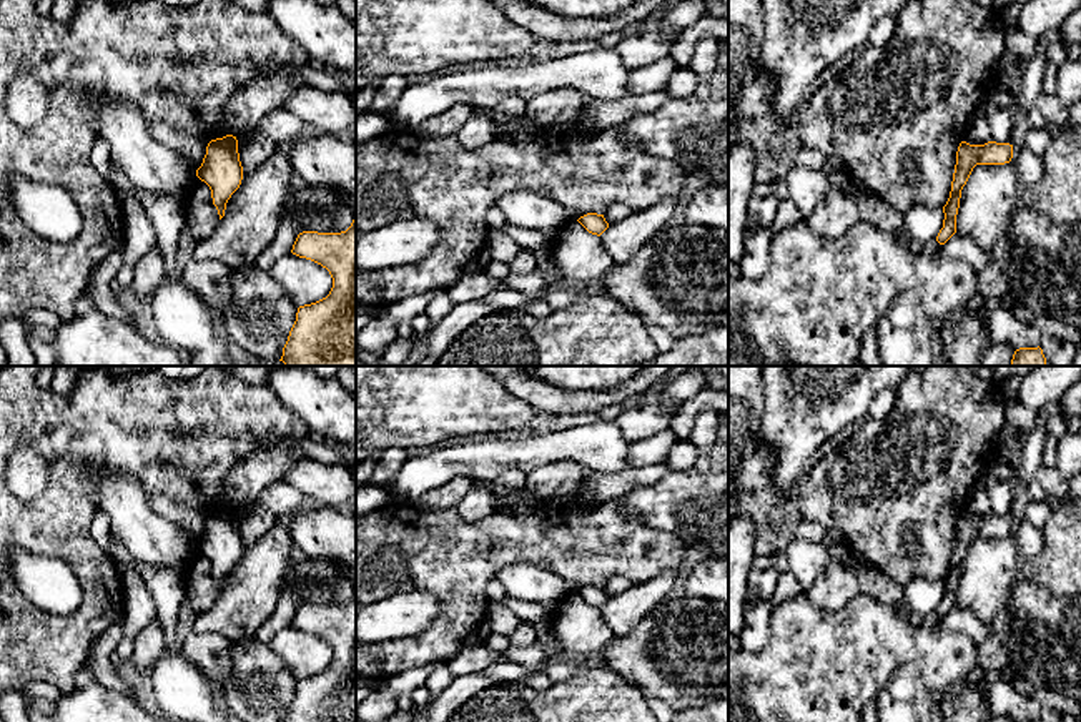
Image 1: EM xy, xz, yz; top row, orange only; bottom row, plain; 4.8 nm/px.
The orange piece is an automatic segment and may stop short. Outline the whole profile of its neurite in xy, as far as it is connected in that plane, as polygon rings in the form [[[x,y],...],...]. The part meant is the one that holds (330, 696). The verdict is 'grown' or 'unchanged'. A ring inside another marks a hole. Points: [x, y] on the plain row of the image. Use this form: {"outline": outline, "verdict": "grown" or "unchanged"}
{"outline": [[[356,582],[346,604],[303,604],[291,626],[326,640],[333,650],[333,660],[326,670],[298,680],[296,694],[283,722],[356,722]]], "verdict": "unchanged"}

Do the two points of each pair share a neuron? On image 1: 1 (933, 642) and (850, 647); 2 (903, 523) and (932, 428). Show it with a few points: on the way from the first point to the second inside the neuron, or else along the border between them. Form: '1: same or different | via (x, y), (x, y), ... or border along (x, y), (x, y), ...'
1: same | via (913, 642), (870, 642)
2: same | via (903, 499), (903, 484), (908, 473), (928, 451)

